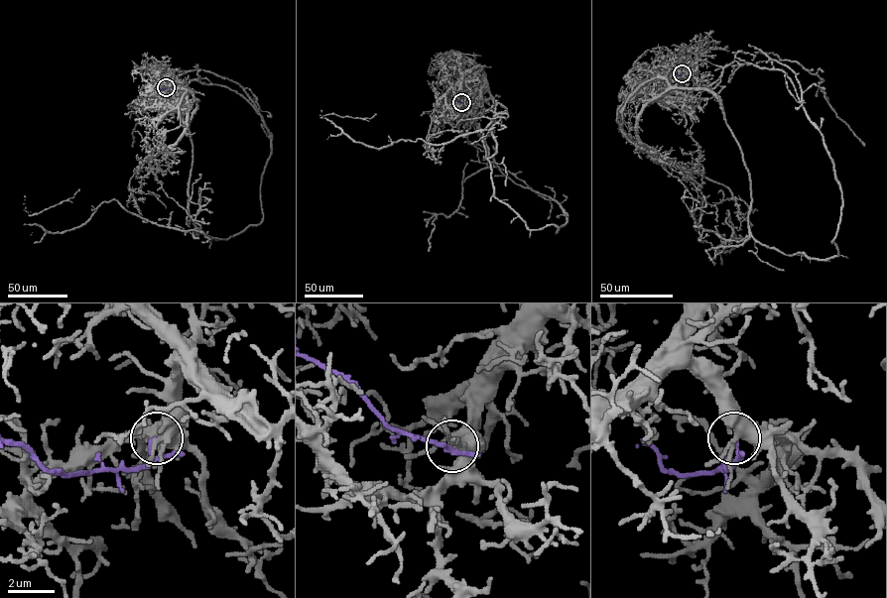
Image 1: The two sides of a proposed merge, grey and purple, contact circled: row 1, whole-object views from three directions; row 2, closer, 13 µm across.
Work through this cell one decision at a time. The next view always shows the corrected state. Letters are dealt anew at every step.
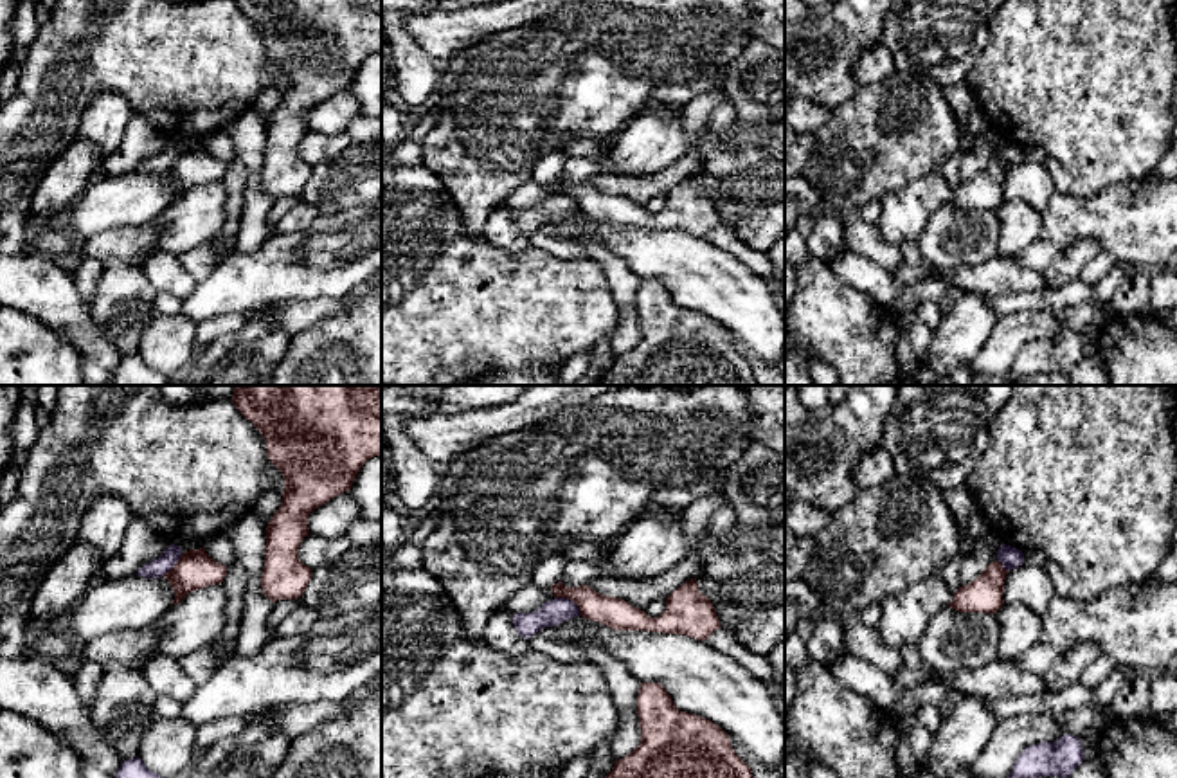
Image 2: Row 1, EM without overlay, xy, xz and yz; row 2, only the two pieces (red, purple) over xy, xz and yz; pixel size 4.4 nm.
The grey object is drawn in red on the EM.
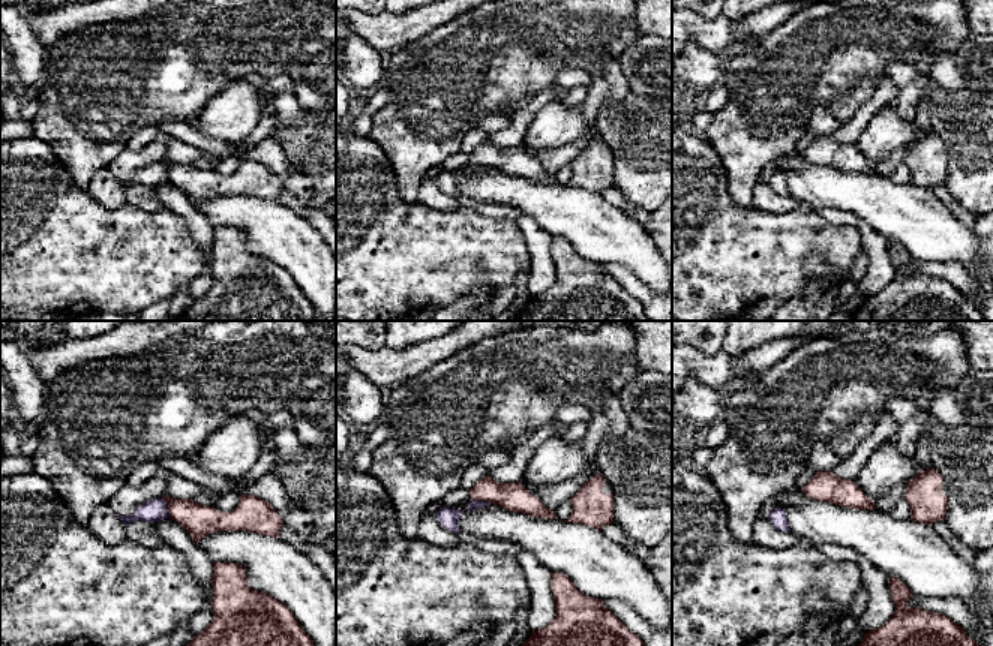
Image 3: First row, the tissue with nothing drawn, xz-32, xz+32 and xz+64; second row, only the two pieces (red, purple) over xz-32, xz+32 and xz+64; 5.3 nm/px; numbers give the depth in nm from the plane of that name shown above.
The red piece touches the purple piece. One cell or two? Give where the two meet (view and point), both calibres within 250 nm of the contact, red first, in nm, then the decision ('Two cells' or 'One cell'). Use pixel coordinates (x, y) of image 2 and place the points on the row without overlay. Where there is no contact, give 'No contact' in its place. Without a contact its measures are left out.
Touches red at xz (571, 195). Thickness 140 nm (red) against 110 nm. Two cells

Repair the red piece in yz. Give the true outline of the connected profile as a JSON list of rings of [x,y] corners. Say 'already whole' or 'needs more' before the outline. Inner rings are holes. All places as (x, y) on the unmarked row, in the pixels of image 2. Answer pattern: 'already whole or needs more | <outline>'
already whole | [[[992,158],[974,178],[961,182],[952,198],[950,205],[959,209],[988,209],[995,211],[1002,202],[1002,187],[1008,167],[1001,158]]]

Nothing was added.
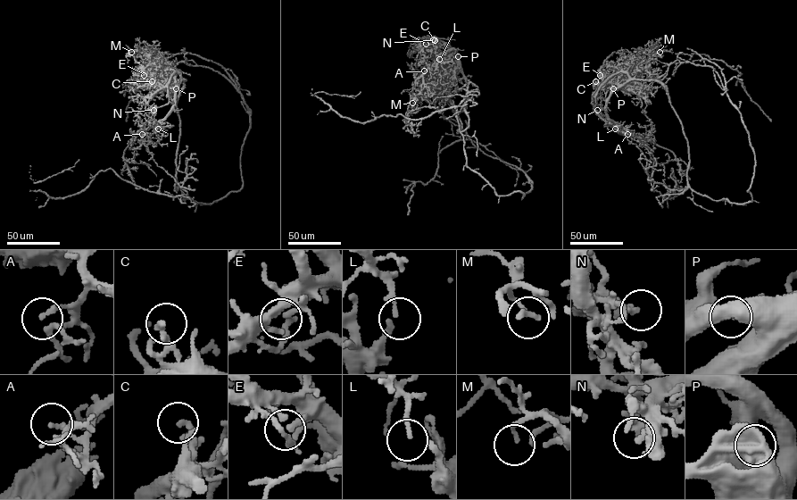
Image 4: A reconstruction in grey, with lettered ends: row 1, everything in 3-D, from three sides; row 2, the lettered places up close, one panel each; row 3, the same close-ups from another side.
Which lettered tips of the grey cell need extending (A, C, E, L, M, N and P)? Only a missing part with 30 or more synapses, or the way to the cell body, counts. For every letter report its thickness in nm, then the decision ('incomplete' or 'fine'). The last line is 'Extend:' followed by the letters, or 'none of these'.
A: 170 nm thick; fine
C: 240 nm thick; fine
E: 180 nm thick; fine
L: 120 nm thick; fine
M: 120 nm thick; fine
N: 240 nm thick; fine
P: 90 nm thick; fine
Extend: none of these

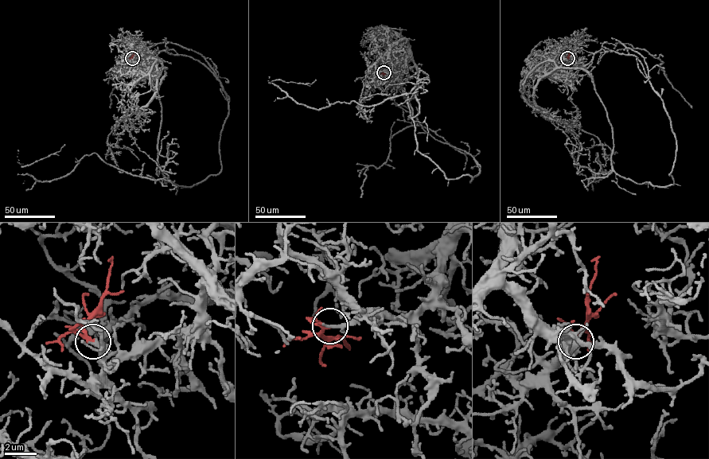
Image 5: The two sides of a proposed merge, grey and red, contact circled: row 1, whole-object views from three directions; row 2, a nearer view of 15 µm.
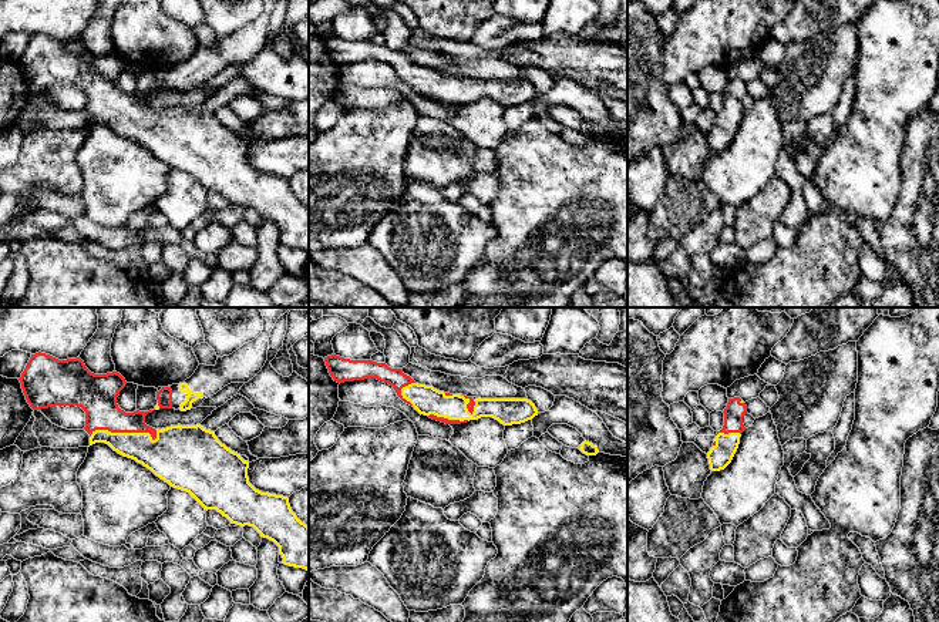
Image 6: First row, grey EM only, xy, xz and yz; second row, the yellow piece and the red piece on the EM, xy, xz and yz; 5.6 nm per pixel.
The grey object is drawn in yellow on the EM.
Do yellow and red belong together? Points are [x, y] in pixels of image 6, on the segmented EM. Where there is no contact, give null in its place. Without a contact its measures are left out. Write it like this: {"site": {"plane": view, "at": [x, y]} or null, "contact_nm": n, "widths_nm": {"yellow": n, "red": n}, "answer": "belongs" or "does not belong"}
{"site": {"plane": "xy", "at": [125, 433]}, "contact_nm": 380, "widths_nm": {"yellow": 220, "red": 200}, "answer": "belongs"}

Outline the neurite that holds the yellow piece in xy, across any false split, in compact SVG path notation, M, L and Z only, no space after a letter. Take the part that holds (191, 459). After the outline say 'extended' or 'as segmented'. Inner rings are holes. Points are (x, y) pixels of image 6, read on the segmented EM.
M38 352L31 354L18 380L26 400L33 410L55 406L81 407L85 411L84 430L91 436L90 446L105 443L118 454L132 458L151 470L171 487L189 492L206 511L216 510L226 517L230 524L253 527L260 537L273 541L279 547L279 554L283 558L282 564L309 571L309 527L292 511L287 497L262 492L249 483L249 461L245 461L240 454L222 444L215 436L215 431L206 430L201 424L178 424L162 430L155 430L147 426L145 416L154 410L125 413L117 404L117 397L127 384L125 379L117 371L94 374L85 367L80 357L58 360L50 354Z; extended

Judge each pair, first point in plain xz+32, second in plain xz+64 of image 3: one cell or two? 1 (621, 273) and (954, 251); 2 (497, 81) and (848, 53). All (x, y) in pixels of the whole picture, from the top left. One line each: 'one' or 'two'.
1: two
2: one

